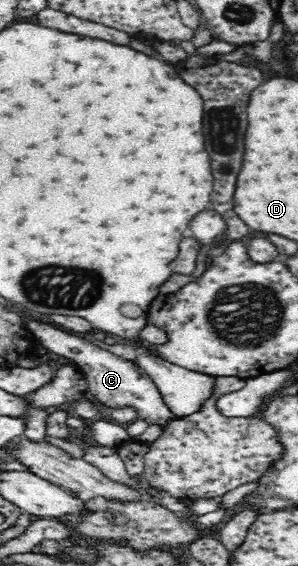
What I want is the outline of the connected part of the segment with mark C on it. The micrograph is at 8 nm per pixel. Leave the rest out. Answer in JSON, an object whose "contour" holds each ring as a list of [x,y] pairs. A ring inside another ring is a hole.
{"contour":[[[30,320],[26,323],[26,327],[45,349],[65,358],[73,359],[77,368],[84,374],[87,392],[94,395],[95,399],[99,403],[103,403],[107,409],[131,407],[131,409],[135,409],[138,418],[147,421],[148,425],[164,426],[165,423],[180,418],[165,404],[157,384],[136,362],[113,355],[90,341],[83,341],[83,339],[75,337],[71,331],[50,325],[42,320]]]}

